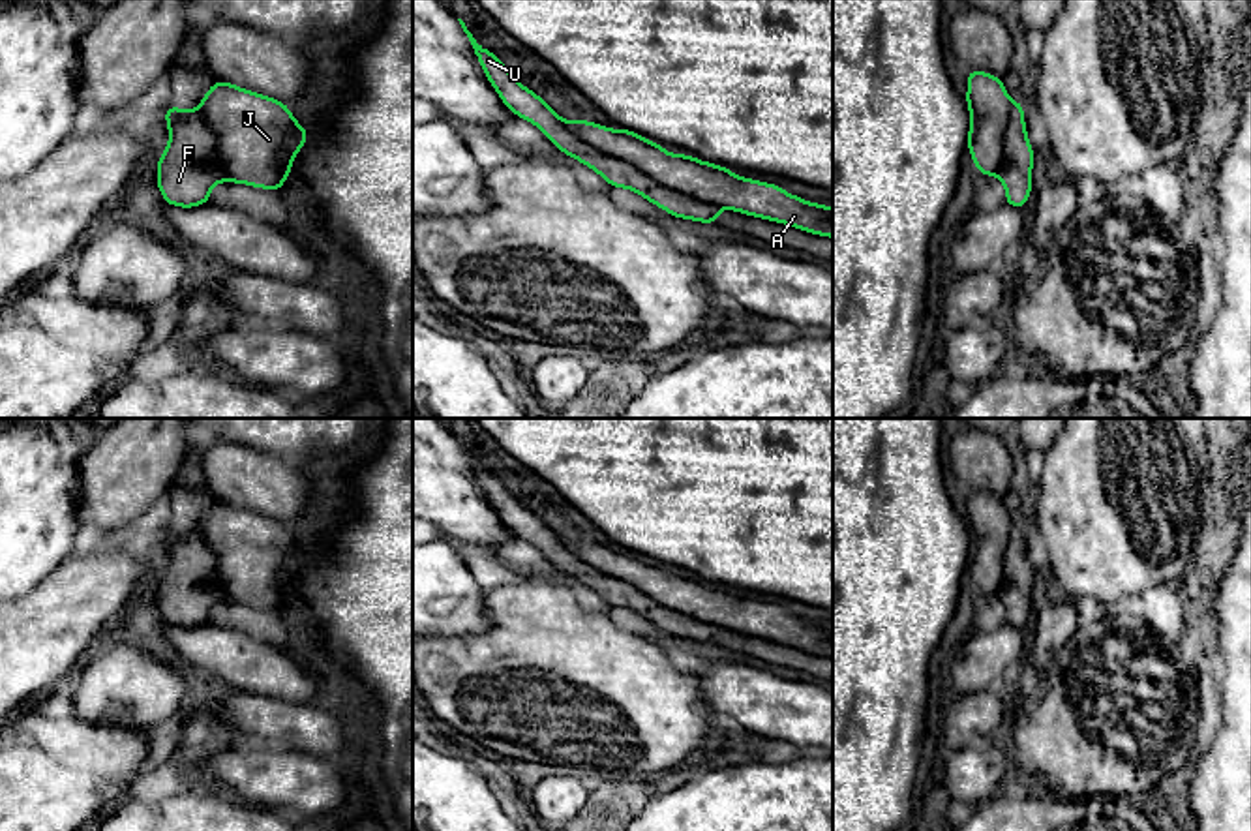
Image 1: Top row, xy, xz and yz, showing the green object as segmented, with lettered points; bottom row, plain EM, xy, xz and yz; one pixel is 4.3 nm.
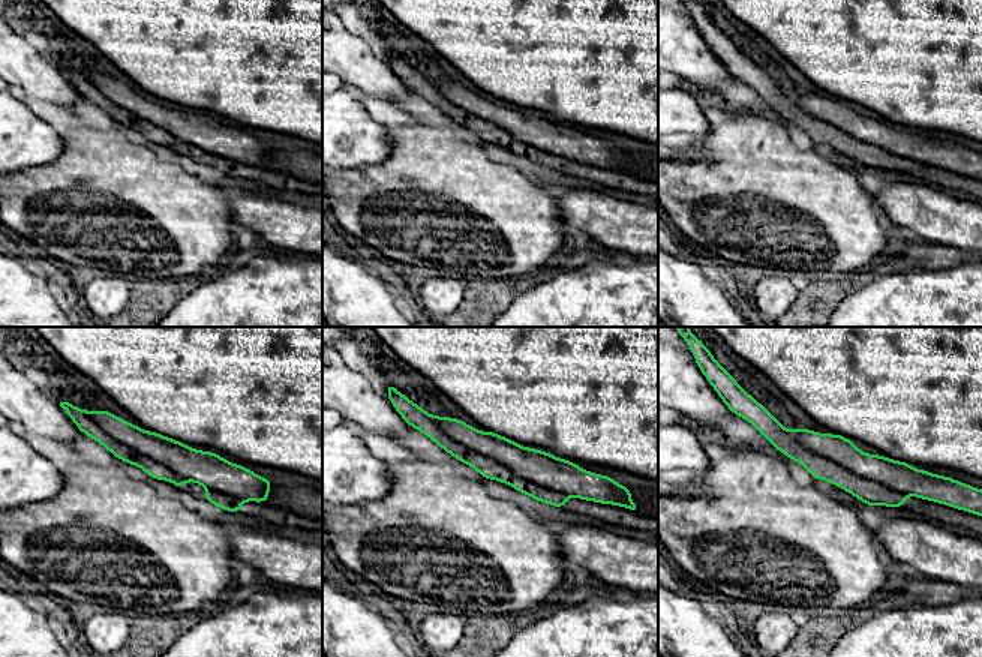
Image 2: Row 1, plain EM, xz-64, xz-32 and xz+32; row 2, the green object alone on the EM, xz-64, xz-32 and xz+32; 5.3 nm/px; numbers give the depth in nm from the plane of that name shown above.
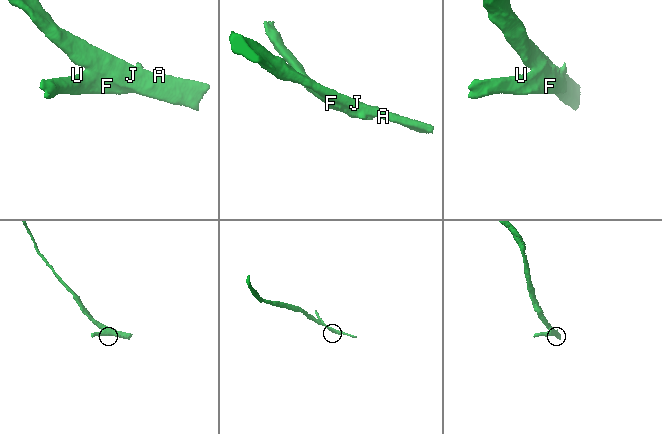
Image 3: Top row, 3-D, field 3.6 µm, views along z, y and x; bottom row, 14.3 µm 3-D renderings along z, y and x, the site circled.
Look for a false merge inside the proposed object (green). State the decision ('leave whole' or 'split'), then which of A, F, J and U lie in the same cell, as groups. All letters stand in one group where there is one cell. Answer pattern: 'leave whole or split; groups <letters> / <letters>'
split; groups A J / F U

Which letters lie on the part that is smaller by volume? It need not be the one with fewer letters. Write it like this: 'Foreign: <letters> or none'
Foreign: F, U

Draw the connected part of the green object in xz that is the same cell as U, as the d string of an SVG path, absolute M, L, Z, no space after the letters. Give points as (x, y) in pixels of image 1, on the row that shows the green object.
M461 19L458 21L475 49L476 60L484 68L486 79L491 83L493 90L512 114L536 126L563 154L598 173L608 186L632 189L679 219L716 225L720 216L720 208L716 204L707 204L675 189L668 189L634 165L619 158L606 156L580 139L568 128L565 118L561 118L538 94L523 86L506 69L503 60L495 53L478 45L465 23Z

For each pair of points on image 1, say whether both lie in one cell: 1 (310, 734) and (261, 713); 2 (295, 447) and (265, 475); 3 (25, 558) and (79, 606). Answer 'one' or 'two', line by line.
1: one
2: two
3: two

